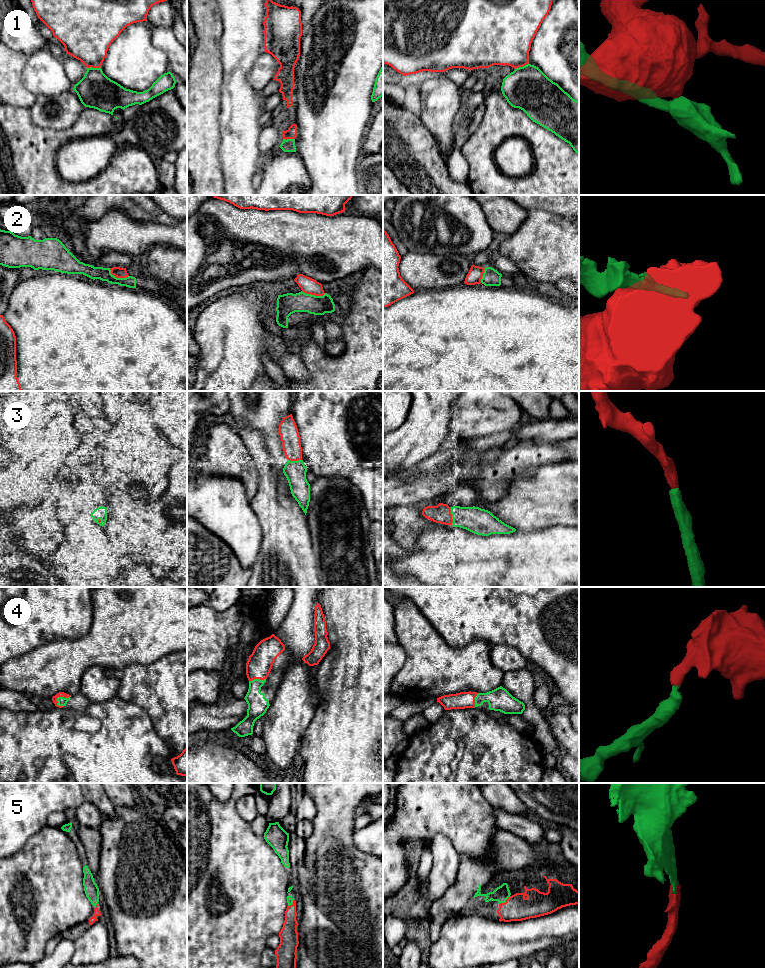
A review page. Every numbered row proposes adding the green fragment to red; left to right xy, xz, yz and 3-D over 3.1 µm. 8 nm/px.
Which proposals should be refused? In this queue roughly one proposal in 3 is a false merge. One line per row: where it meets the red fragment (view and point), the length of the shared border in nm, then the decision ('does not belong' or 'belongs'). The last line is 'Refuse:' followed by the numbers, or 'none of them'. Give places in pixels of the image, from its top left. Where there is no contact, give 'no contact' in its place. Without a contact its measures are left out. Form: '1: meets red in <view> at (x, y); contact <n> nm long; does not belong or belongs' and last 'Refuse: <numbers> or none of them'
1: meets red in xy at (93, 67); contact 110 nm long; does not belong
2: meets red in xz at (313, 294); contact 190 nm long; does not belong
3: meets red in yz at (451, 516); contact 140 nm long; belongs
4: meets red in xy at (60, 696); contact 140 nm long; belongs
5: meets red in yz at (505, 902); contact 120 nm long; belongs
Refuse: 1, 2

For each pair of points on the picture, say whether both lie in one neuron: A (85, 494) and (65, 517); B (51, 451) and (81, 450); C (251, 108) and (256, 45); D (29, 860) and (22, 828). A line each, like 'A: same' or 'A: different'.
A: same
B: different
C: same
D: different

